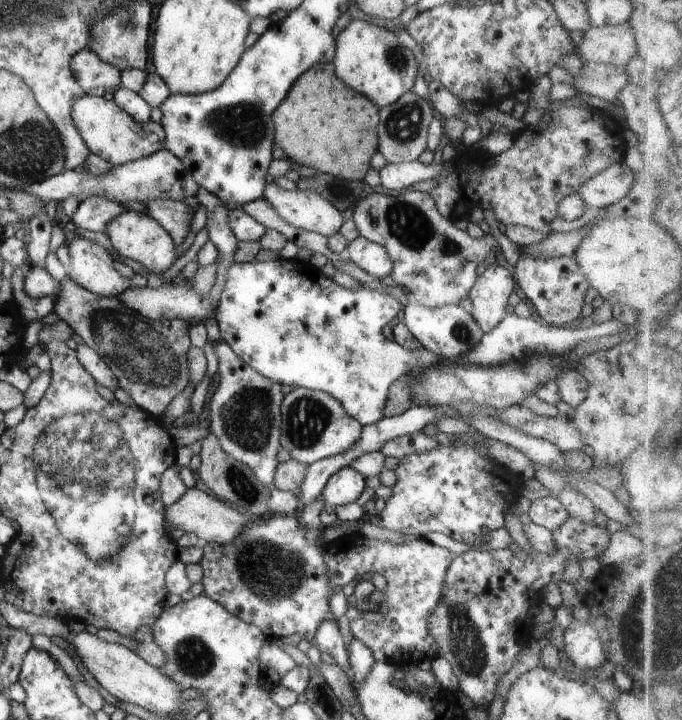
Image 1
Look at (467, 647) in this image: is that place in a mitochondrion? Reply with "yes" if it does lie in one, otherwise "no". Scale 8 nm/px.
yes

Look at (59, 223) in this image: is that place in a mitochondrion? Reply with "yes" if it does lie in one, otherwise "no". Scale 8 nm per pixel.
no

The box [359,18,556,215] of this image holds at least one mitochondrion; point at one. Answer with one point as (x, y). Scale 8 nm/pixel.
(404, 125)

